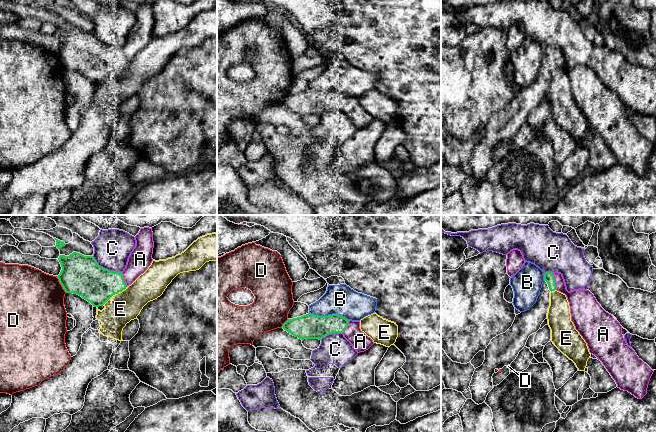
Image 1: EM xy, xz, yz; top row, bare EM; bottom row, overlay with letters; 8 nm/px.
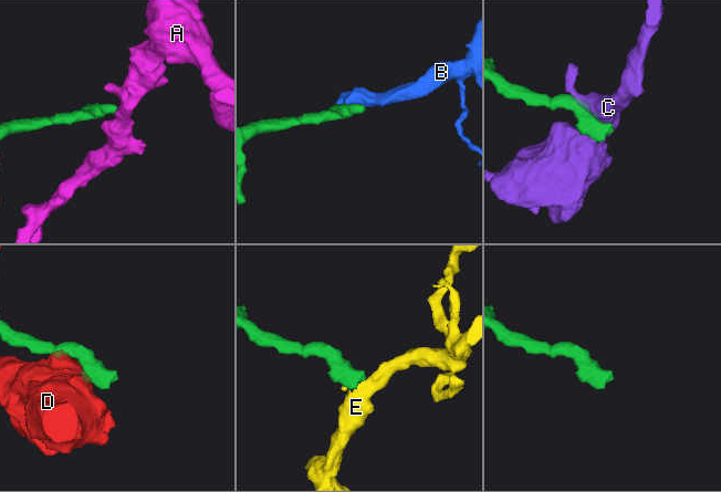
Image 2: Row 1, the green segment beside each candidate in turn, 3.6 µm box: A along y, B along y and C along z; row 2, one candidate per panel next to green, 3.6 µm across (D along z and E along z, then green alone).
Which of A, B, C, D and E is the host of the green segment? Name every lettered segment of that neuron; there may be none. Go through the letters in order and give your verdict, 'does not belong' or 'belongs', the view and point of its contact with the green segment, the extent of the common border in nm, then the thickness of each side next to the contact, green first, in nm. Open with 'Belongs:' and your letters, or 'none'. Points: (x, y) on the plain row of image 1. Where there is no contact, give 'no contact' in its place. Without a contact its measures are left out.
Belongs: none
A: does not belong; contact yz (554, 57); length 140 nm; calibres 80 and 160 nm
B: does not belong; contact xz (329, 91); length 320 nm; calibres 200 and 240 nm
C: does not belong; contact xy (106, 45); length 280 nm; calibres 320 and 300 nm
D: does not belong; contact xy (60, 59); length 160 nm; calibres 320 and 480 nm
E: does not belong; contact xy (114, 70); length 240 nm; calibres 300 and 240 nm

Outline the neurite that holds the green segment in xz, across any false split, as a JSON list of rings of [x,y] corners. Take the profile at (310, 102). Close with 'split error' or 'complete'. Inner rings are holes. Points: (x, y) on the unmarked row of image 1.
[[[308,89],[301,93],[288,95],[281,104],[301,116],[321,116],[332,109],[343,109],[348,98],[348,95],[338,90],[319,92]]]; complete

